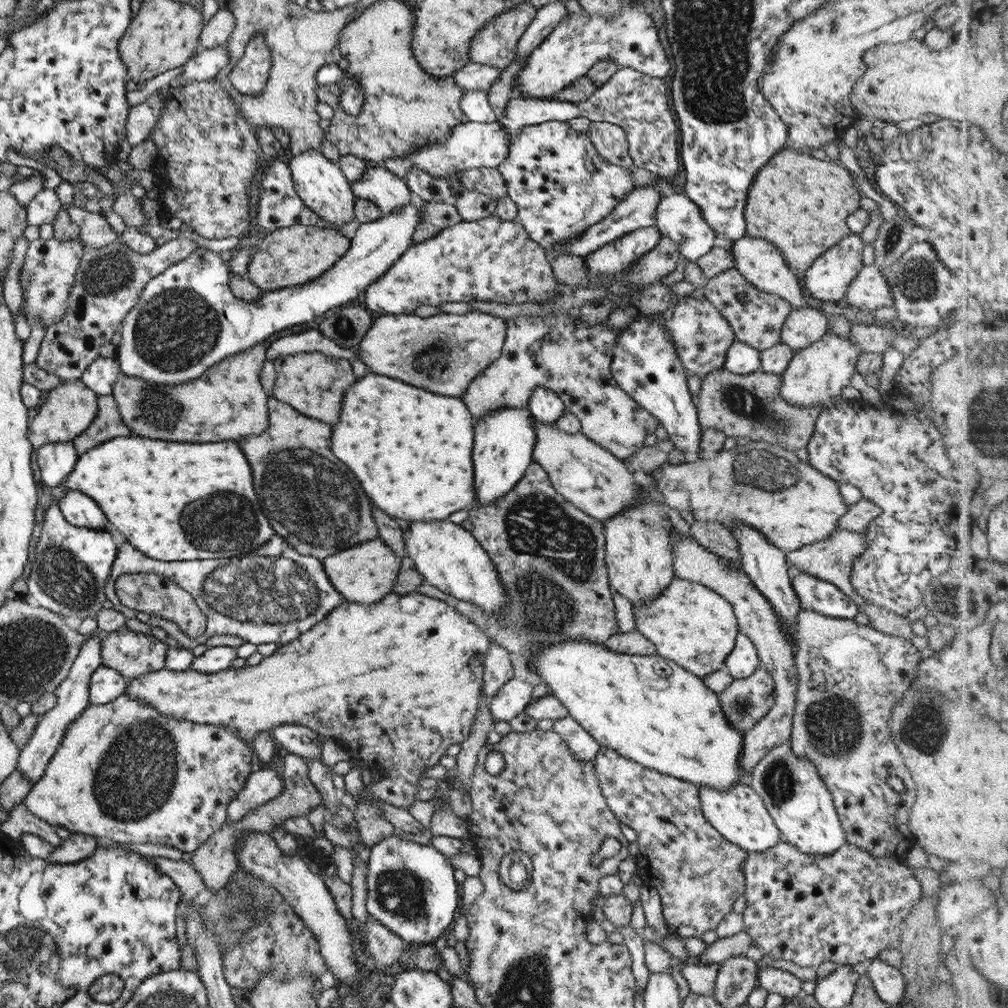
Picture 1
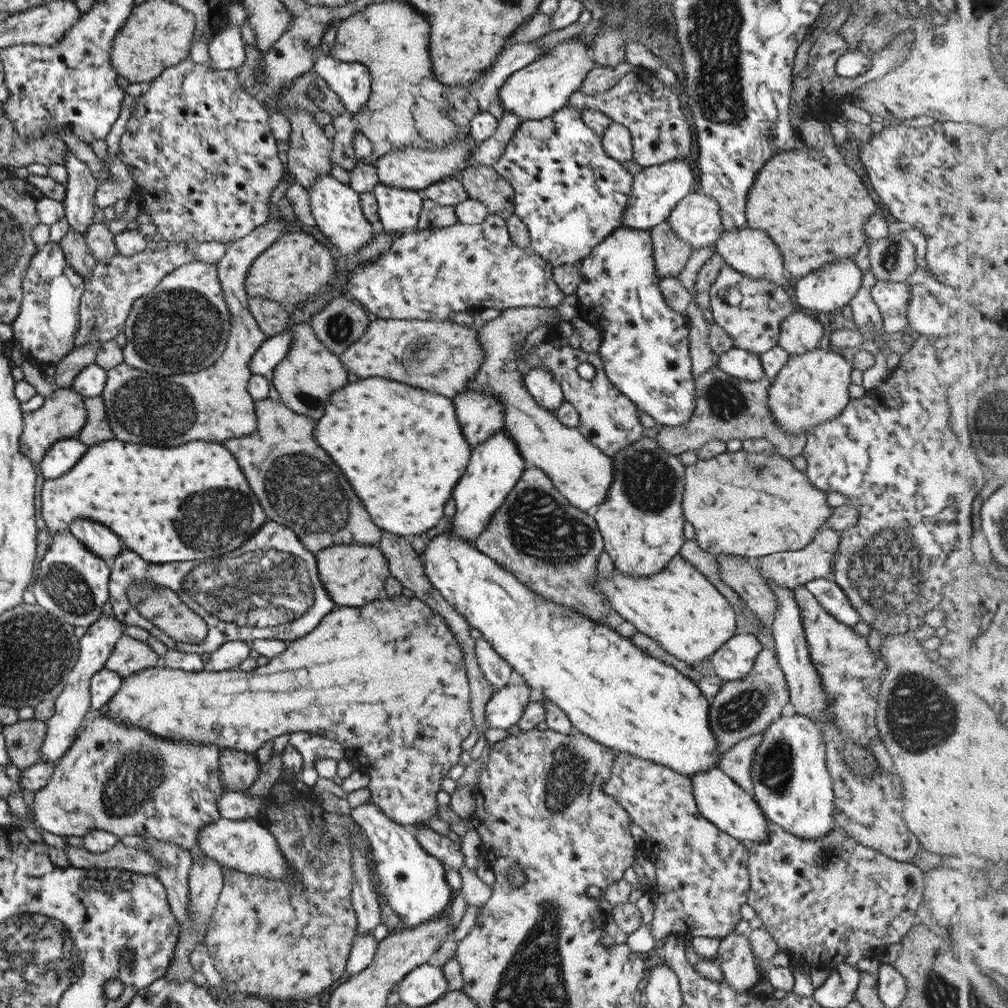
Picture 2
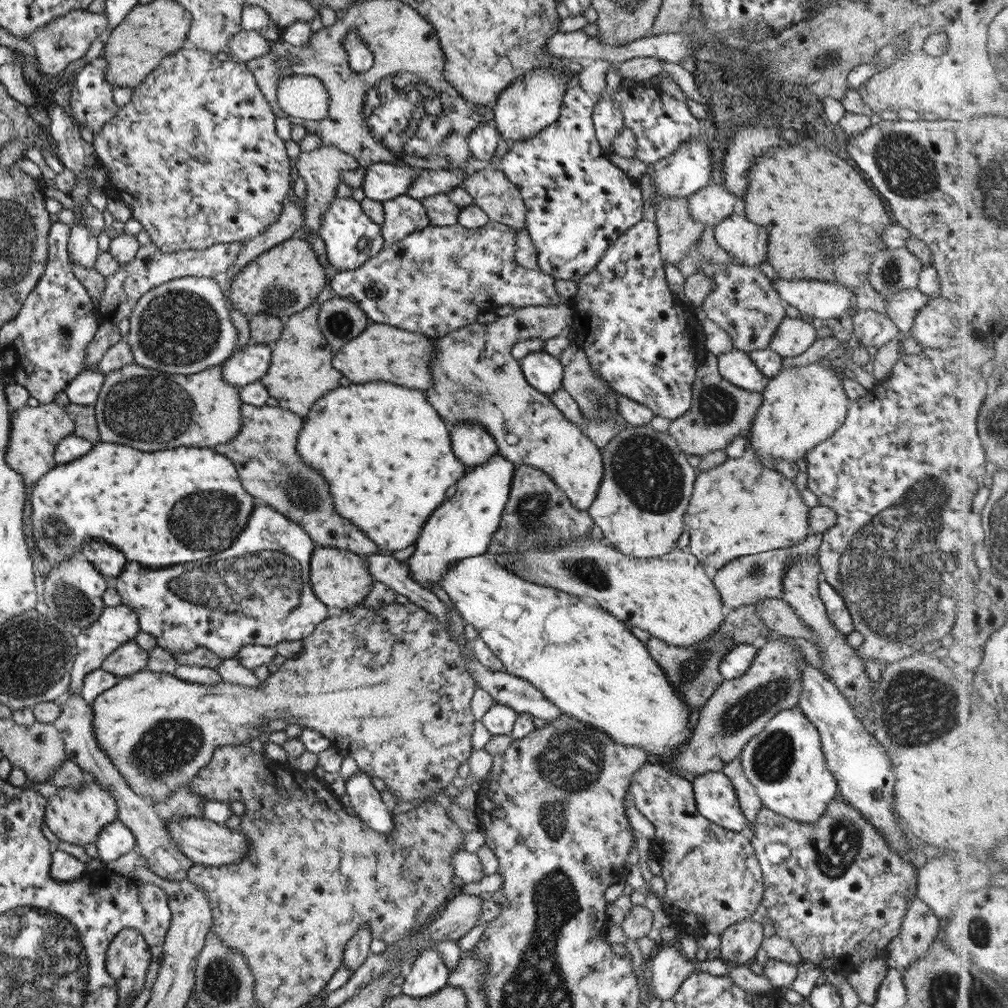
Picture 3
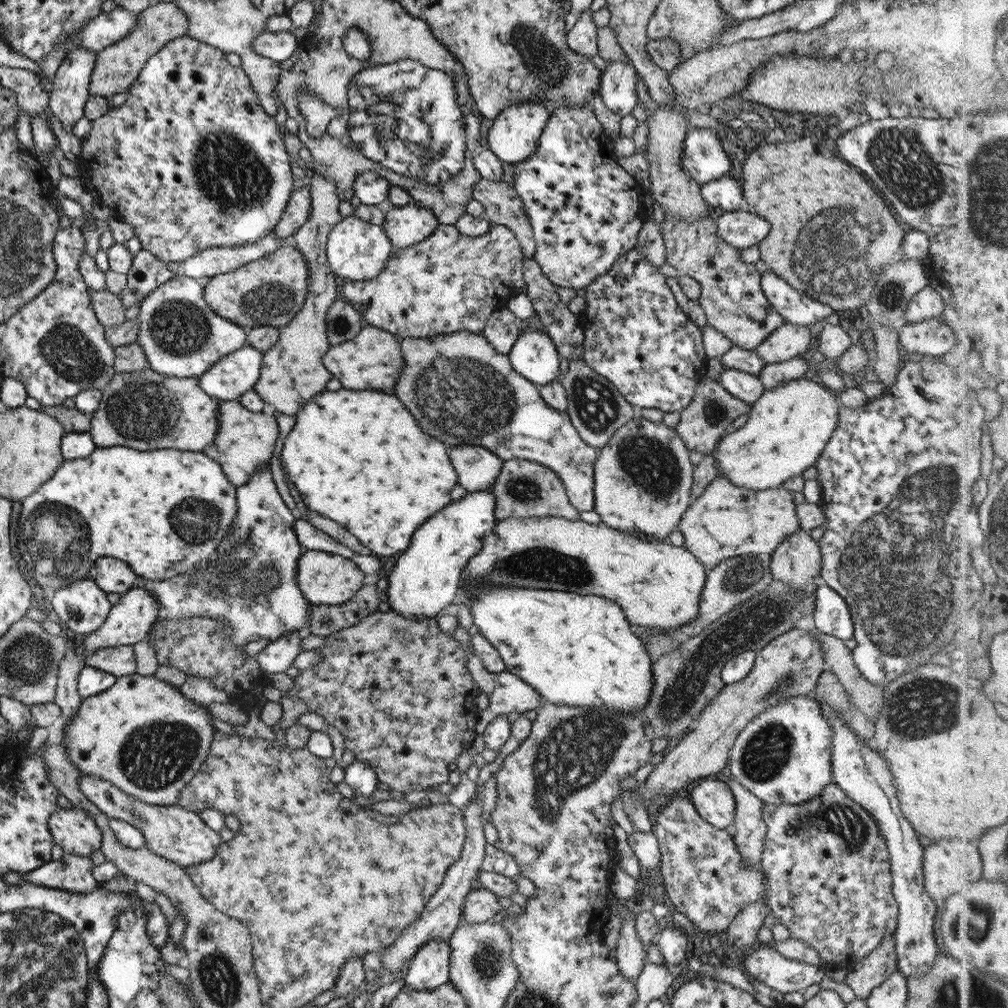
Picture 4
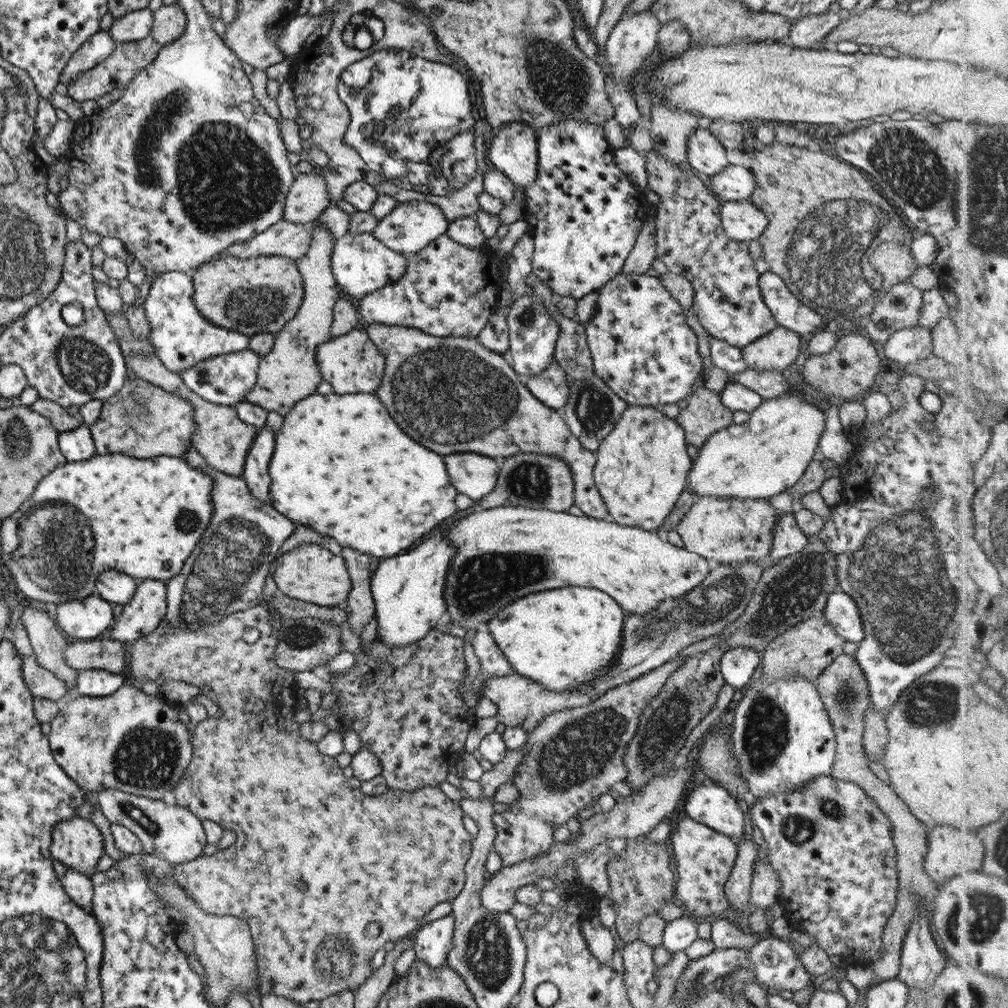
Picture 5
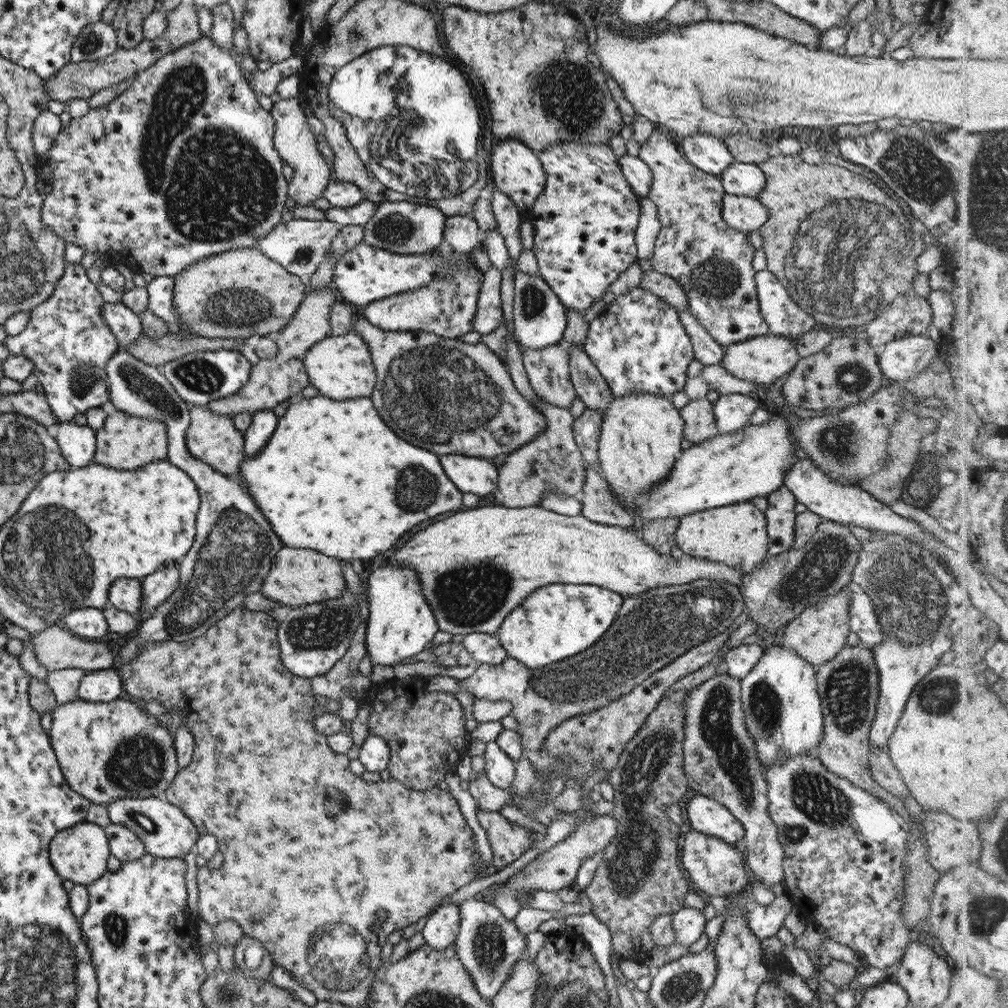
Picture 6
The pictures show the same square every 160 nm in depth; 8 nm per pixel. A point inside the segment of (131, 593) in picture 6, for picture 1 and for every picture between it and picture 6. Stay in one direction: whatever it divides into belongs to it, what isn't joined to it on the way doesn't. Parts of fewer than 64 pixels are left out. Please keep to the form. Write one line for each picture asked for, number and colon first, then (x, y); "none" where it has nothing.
1: (77, 509)
2: (96, 539)
3: (109, 563)
4: (111, 575)
5: (114, 587)

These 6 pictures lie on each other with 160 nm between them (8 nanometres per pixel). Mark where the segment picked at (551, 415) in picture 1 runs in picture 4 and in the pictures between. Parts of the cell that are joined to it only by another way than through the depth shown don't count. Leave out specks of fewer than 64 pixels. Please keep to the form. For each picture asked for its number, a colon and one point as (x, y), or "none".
2: (540, 383)
3: (542, 371)
4: (533, 355)

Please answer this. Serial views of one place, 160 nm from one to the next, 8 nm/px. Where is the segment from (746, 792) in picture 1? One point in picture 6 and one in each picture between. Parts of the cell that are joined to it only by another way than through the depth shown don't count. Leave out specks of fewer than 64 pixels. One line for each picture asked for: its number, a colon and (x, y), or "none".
2: (718, 799)
3: (715, 799)
4: (712, 799)
5: (713, 806)
6: (706, 816)

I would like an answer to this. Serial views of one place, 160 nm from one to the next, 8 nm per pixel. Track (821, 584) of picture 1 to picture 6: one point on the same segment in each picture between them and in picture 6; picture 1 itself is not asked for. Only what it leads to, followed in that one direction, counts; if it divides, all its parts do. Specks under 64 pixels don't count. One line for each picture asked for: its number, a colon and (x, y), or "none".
2: (828, 595)
3: (837, 613)
4: (831, 616)
5: (840, 611)
6: (861, 619)

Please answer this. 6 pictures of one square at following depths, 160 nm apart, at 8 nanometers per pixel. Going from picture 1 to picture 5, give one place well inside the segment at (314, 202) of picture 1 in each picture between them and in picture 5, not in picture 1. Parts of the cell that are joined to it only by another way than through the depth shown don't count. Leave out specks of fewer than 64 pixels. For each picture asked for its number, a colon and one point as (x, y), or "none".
2: (335, 207)
3: (350, 238)
4: (357, 250)
5: (360, 264)

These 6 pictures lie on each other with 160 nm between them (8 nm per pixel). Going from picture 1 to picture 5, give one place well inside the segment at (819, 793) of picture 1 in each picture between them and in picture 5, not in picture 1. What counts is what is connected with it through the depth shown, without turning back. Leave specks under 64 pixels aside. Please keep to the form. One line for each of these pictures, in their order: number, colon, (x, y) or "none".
2: (791, 785)
3: (784, 763)
4: (782, 756)
5: (781, 737)

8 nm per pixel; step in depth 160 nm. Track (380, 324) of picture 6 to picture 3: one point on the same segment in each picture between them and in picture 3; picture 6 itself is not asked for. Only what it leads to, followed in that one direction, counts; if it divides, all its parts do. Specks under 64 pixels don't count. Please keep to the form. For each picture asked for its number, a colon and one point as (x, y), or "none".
3: (437, 279)
4: (448, 282)
5: (447, 290)

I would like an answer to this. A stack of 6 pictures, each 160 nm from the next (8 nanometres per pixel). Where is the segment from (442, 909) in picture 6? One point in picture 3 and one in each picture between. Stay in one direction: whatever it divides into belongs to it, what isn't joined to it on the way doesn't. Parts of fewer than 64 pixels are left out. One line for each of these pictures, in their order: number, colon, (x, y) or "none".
3: (427, 973)
4: (428, 968)
5: (433, 940)

